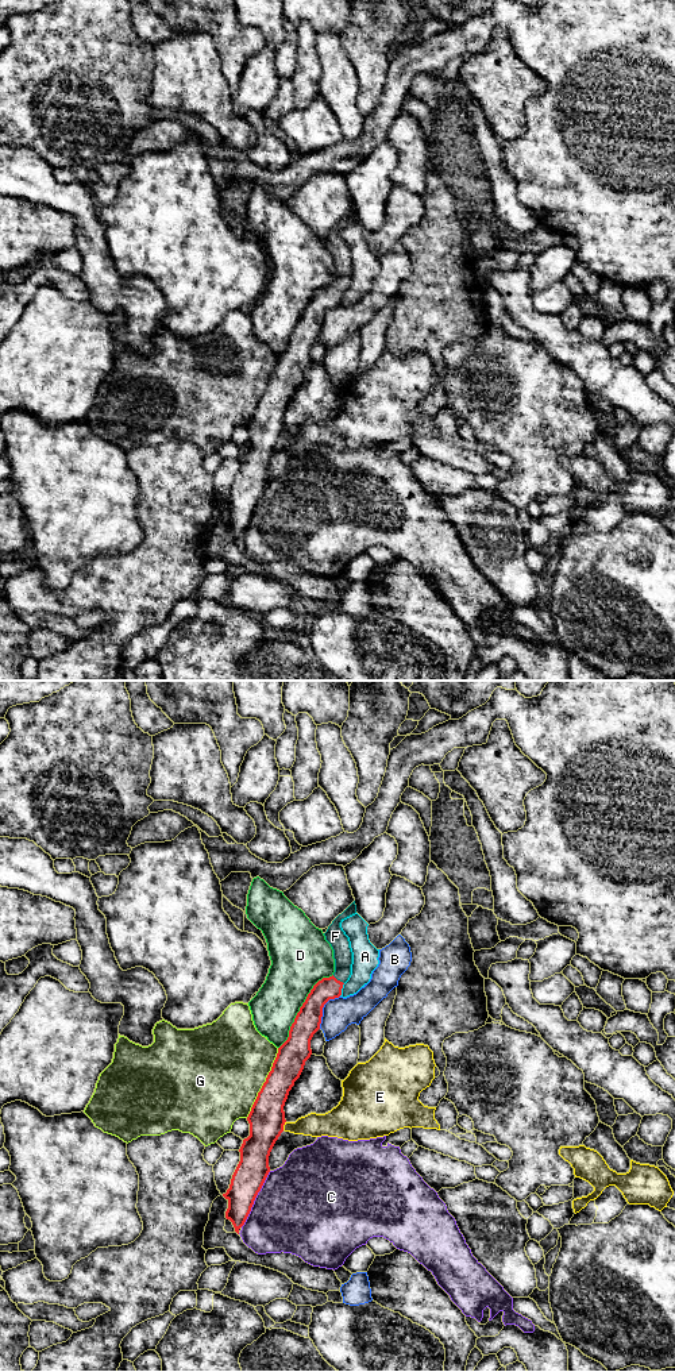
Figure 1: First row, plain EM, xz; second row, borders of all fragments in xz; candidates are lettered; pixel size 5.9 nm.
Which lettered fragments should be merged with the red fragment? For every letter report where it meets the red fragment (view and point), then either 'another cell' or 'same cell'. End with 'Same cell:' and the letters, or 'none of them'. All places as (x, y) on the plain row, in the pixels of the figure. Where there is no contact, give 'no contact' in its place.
A: contact xz (340, 299); another cell
B: contact xz (321, 318); another cell
C: contact xz (254, 508); another cell
D: contact xz (300, 316); another cell
E: contact xz (284, 432); another cell
F: contact xz (336, 288); same cell
G: contact xz (263, 392); another cell
Same cell: F

